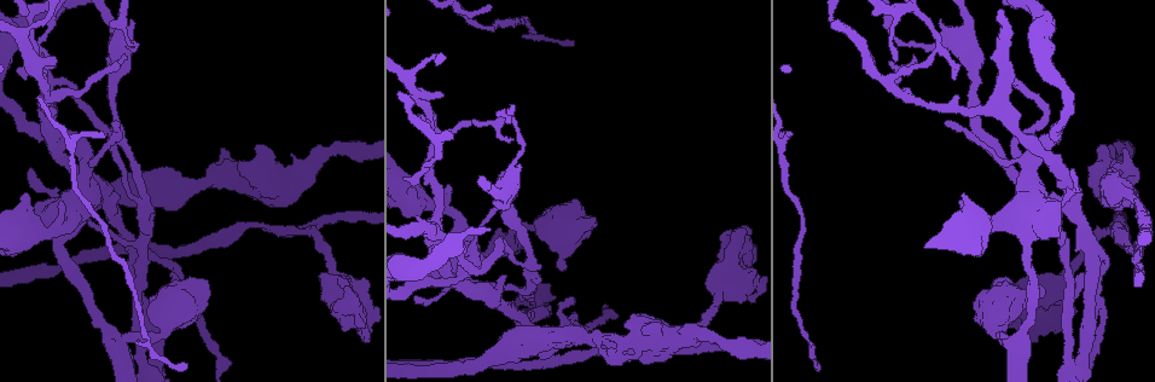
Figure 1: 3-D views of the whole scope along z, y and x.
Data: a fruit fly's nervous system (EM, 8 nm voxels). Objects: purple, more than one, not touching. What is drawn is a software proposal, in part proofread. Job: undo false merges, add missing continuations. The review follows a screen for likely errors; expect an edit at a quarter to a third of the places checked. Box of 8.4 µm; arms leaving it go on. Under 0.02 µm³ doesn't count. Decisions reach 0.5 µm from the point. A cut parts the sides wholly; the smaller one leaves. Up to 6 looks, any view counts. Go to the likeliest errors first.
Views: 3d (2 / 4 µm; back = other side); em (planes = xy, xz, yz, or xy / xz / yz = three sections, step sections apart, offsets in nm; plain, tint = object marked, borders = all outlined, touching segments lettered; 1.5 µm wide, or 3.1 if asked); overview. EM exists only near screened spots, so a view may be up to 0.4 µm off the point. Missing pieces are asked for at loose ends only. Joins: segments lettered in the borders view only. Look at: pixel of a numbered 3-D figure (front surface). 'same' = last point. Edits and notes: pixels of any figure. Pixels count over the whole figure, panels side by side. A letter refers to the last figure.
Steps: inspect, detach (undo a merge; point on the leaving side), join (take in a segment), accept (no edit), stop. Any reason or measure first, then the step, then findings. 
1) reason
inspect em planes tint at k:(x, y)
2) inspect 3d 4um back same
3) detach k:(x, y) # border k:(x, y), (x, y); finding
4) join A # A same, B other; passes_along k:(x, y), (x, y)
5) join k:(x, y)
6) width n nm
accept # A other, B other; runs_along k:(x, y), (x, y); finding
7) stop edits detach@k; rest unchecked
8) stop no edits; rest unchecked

thick turns thin
inspect em planes borders at 1:(119, 346)

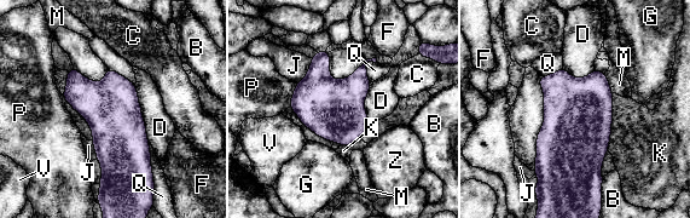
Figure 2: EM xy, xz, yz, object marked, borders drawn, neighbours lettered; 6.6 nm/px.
width 380 nm
accept # B other, C other, D other, F other, G other, J other, K other, M other, P other, Q other, V other, Z other; border 2:(134, 85), (149, 142); continuous, no second neuron

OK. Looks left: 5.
thin neck
inspect 3d 2um at 1:(1134, 262)

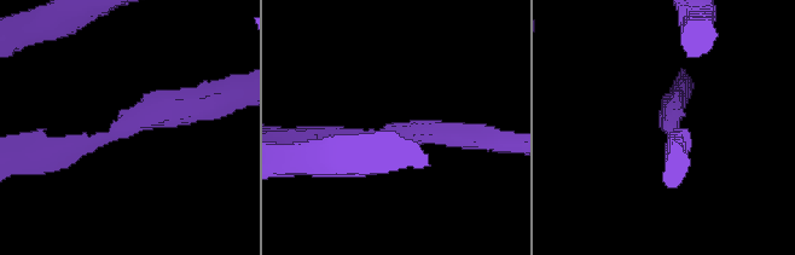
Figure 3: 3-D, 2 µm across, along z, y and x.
arm_widths 190, 200 nm; now the EM
inspect em xz step 4 tint at 3:(111, 130)

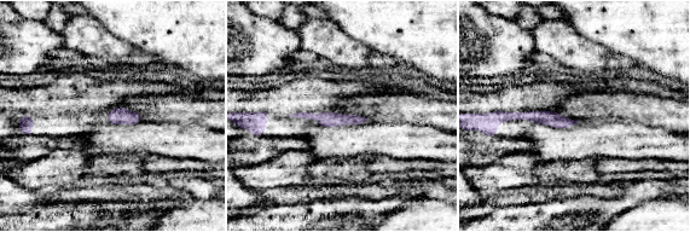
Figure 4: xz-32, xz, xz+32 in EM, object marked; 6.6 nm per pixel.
cut it another way
inspect em planes borders same

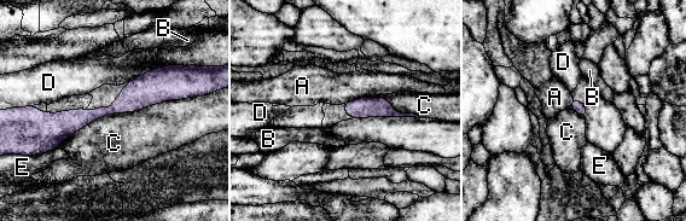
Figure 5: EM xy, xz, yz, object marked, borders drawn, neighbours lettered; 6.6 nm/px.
longest_contact C 1050 nm
accept # A other, B other, C other, D other, E other; border 5:(366, 97), (359, 97), (344, 104); one neuron here

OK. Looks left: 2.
a narrow waist
inspect em planes plain at 1:(250, 225)

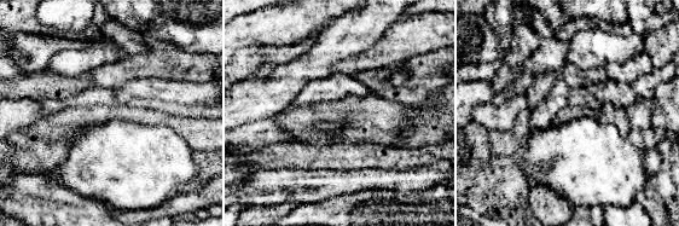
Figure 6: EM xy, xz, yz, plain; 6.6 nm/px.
what lies round it
inspect em planes borders same

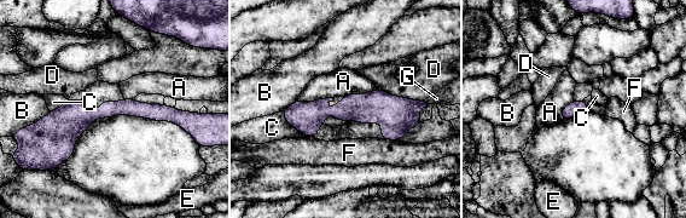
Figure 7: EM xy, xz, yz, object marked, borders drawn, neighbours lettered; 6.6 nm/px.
accept # A other, B other, C other, D other, E other, F other, G other; continuous, no second neuron

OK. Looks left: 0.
stop no edits; rest unchecked

